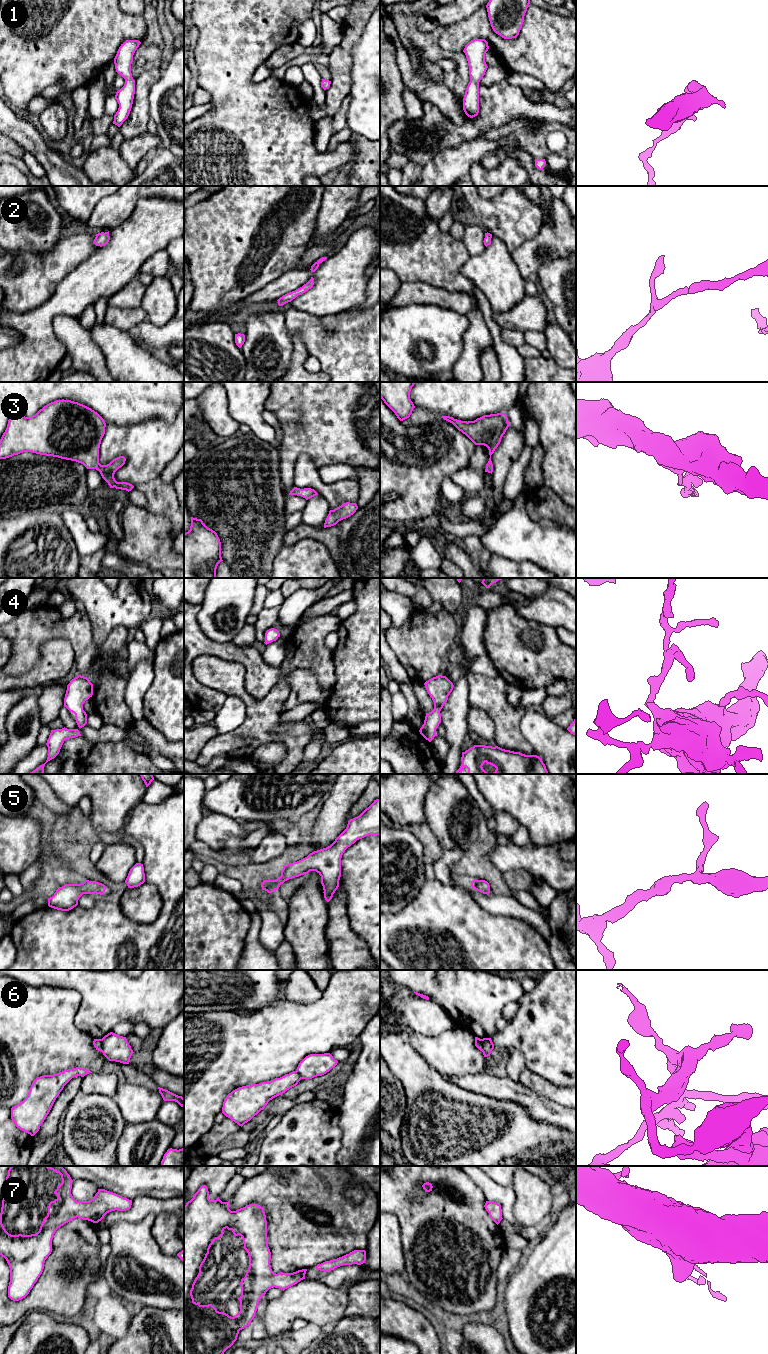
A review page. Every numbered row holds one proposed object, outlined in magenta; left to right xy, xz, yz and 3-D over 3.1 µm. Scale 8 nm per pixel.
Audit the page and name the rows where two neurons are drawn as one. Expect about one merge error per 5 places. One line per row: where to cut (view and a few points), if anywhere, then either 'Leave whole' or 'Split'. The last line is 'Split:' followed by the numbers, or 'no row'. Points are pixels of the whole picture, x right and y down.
1: No split. Leave whole
2: No split. Leave whole
3: No split. Leave whole
4: No split. Leave whole
5: No split. Leave whole
6: Split along yz (485, 1038), (482, 1043), (482, 1051). Split
7: No split. Leave whole
Split: 6

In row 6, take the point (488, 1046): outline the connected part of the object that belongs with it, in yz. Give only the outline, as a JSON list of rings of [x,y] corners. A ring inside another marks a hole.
[[[485,1038],[485,1040],[482,1043],[482,1046],[483,1046],[484,1057],[490,1056],[492,1050],[494,1049],[494,1044],[493,1044],[491,1038]]]

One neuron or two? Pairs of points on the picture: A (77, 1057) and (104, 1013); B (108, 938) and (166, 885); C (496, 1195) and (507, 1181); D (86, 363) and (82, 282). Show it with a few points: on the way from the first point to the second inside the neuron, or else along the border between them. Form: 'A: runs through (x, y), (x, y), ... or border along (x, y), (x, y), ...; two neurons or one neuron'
A: border along (75, 1018), (74, 1024), (93, 1039); two neurons
B: runs through (130, 935), (148, 935), (168, 915), (168, 907); one neuron
C: border along (487, 1176), (502, 1185), (511, 1186); two neurons
D: border along (78, 317), (57, 315), (54, 318); two neurons

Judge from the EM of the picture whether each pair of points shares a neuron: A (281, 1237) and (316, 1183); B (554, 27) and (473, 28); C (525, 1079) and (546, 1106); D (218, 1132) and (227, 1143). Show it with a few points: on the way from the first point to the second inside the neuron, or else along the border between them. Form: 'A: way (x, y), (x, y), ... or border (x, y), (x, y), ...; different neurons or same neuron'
A: way (276, 1218), (276, 1202), (297, 1183); same neuron
B: way (534, 45), (499, 45), (493, 39); same neuron
C: border (518, 1080), (534, 1091), (549, 1097), (556, 1103); different neurons
D: border (240, 1128), (228, 1134), (221, 1141), (215, 1154); different neurons

